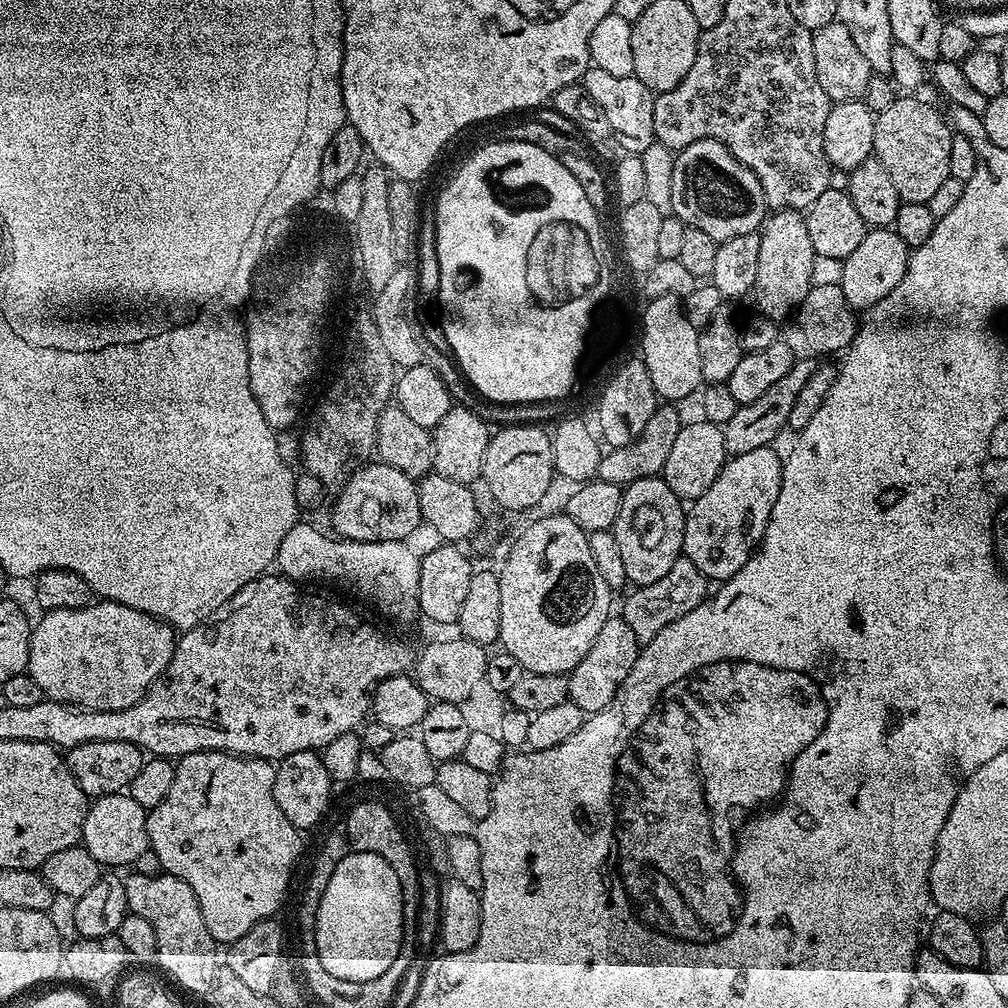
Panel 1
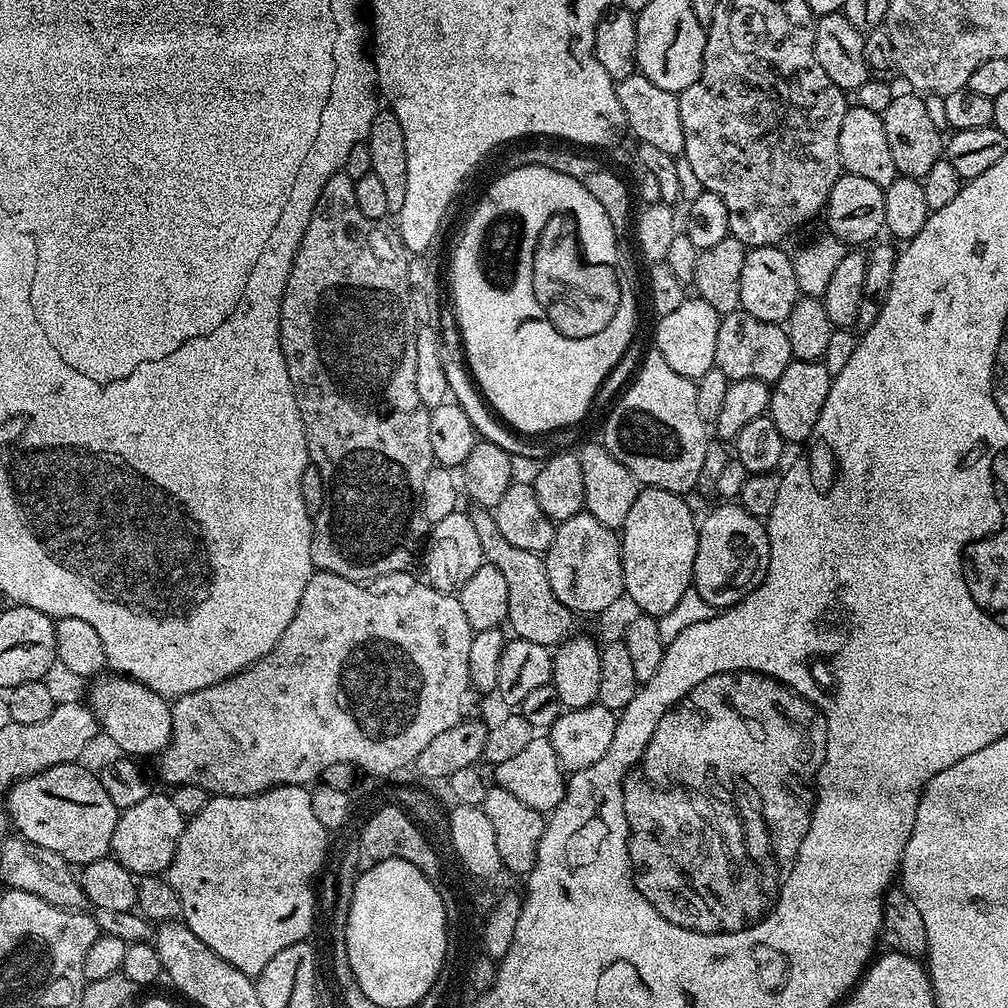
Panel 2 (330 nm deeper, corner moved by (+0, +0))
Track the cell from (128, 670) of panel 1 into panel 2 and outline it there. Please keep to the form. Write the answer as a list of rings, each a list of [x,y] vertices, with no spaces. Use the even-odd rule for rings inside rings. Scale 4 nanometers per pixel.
[[[100,674],[91,681],[86,703],[96,716],[97,725],[121,748],[128,758],[152,756],[164,751],[172,733],[172,710],[169,701],[144,684],[119,674]]]

